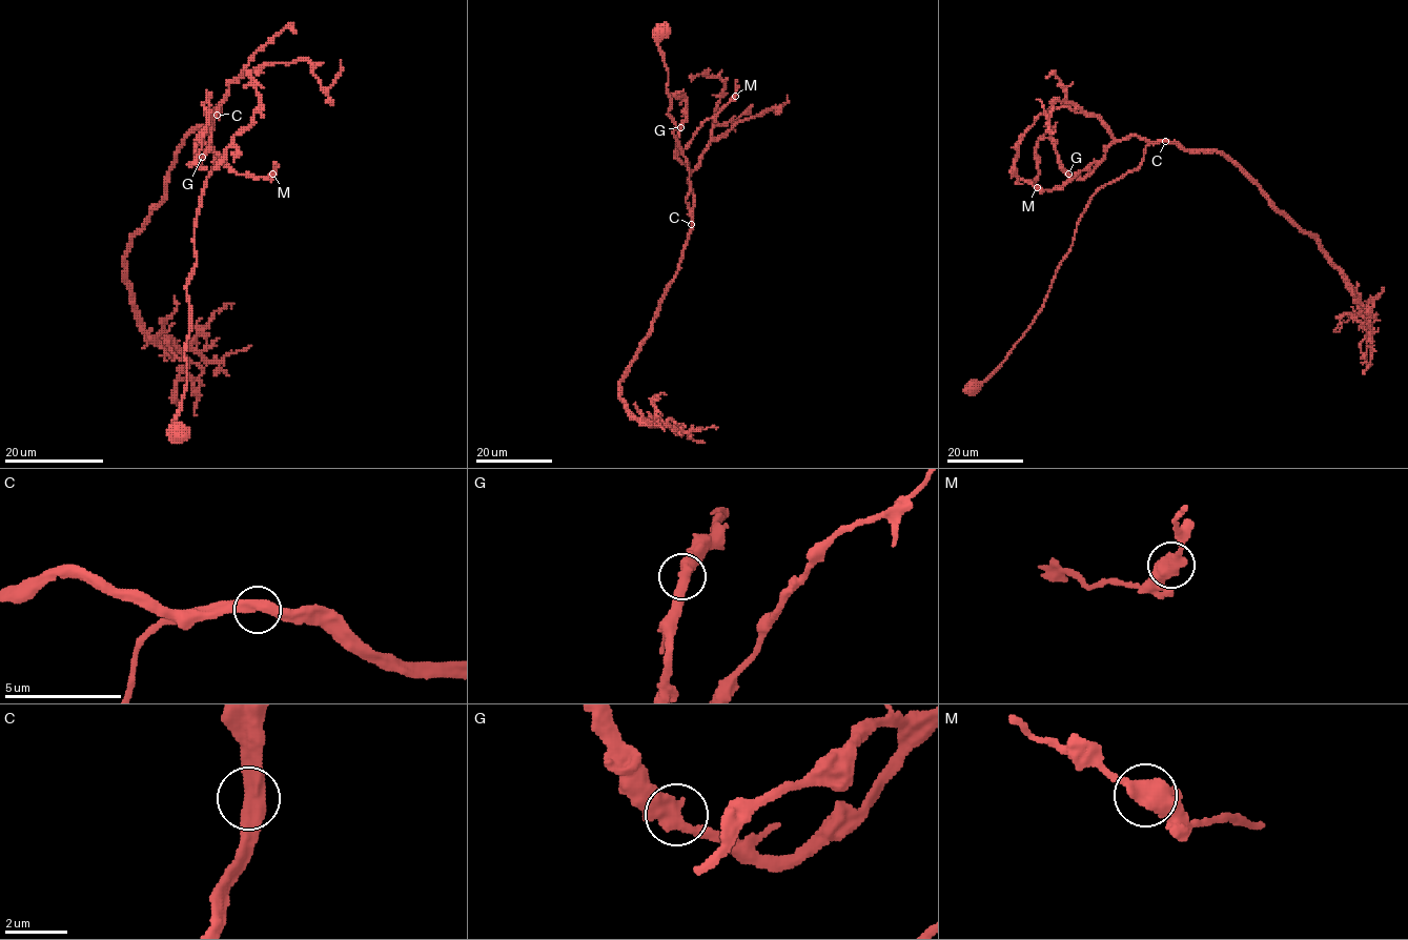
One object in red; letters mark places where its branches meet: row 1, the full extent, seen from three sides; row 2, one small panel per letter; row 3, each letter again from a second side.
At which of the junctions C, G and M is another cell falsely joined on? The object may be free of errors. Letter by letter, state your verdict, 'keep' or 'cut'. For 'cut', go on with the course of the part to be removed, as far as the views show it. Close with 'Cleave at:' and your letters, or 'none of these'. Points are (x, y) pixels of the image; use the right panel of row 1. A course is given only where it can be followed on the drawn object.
C: keep
G: keep
M: keep
Cleave at: none of these

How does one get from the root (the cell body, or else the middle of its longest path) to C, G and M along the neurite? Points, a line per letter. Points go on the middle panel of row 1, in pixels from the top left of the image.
C: (662, 31), (658, 49), (668, 69), (669, 115), (687, 161), (691, 187), (686, 201), (692, 224)
G: (662, 31), (658, 49), (668, 69), (669, 115), (687, 161), (691, 209), (689, 167), (675, 154), (680, 127)
M: (662, 31), (658, 49), (668, 69), (669, 115), (687, 161), (691, 209), (689, 167), (678, 155), (735, 96)

